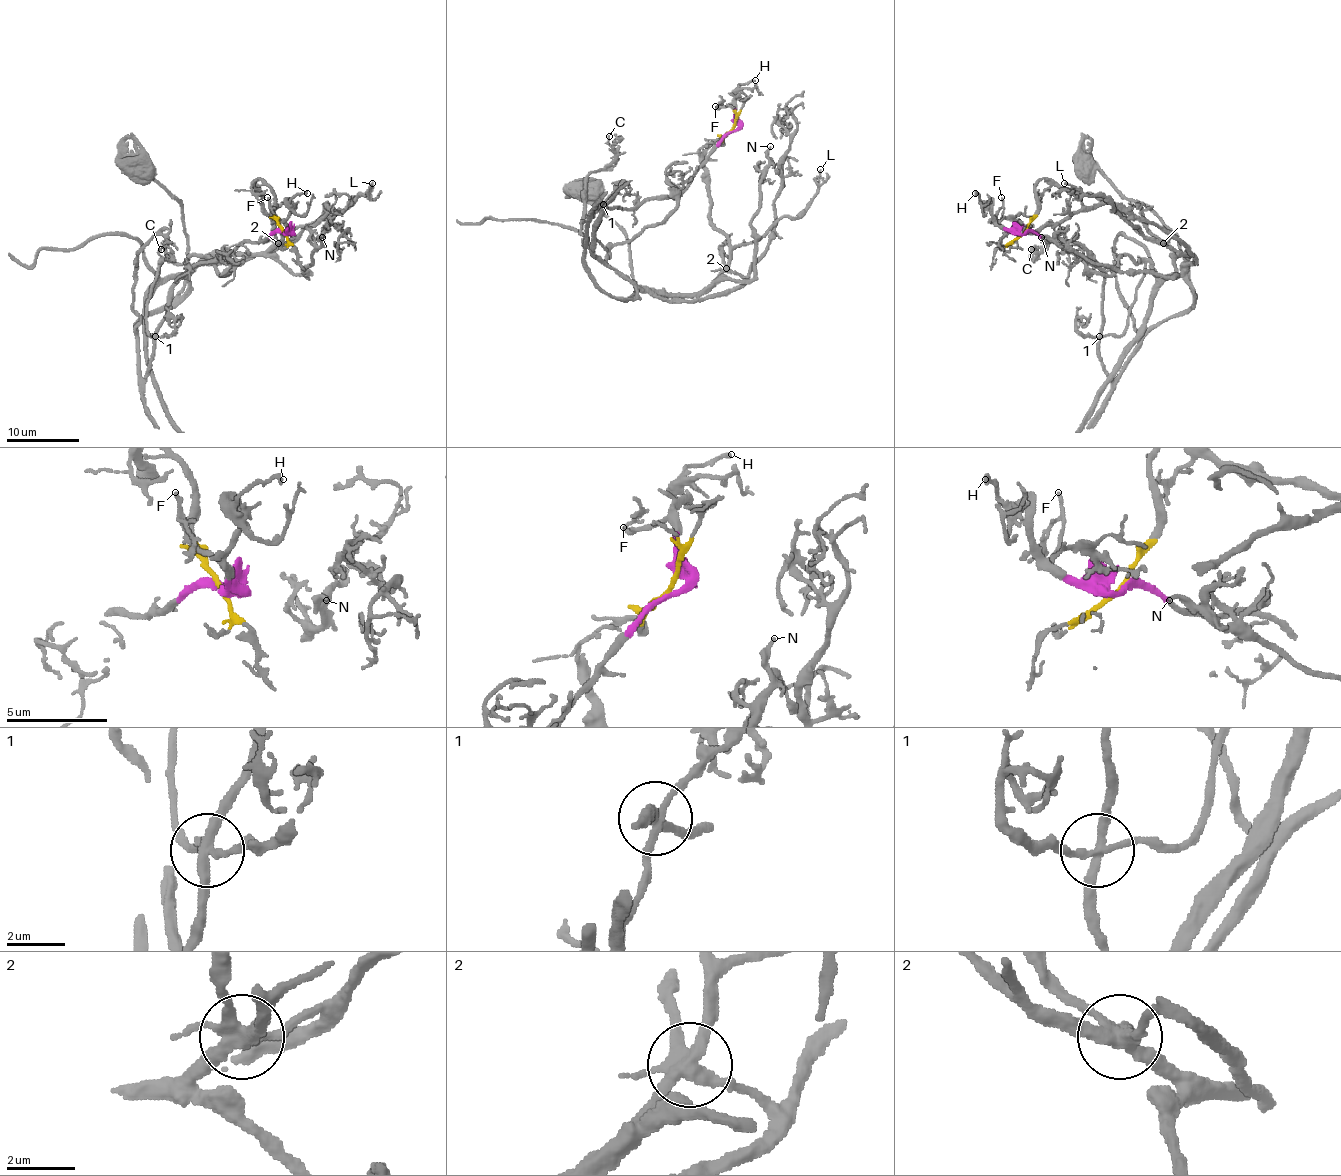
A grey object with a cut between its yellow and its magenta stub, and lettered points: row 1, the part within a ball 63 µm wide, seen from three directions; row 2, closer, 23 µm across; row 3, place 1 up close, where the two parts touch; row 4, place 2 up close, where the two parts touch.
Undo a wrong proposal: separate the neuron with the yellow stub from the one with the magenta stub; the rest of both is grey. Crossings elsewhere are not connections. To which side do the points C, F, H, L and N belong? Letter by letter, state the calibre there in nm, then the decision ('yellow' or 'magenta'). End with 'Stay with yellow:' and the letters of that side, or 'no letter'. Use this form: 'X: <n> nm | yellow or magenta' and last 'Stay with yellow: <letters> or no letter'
C: 140 nm | magenta
F: 170 nm | magenta
H: 140 nm | magenta
L: 140 nm | yellow
N: 220 nm | yellow
Stay with yellow: L, N

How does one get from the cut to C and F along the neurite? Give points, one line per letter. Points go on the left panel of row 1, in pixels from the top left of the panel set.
C: (285, 232), (240, 243), (188, 272), (172, 290), (143, 378), (136, 254), (157, 233), (167, 241), (161, 250)
F: (285, 232), (289, 233), (272, 212), (267, 197)

